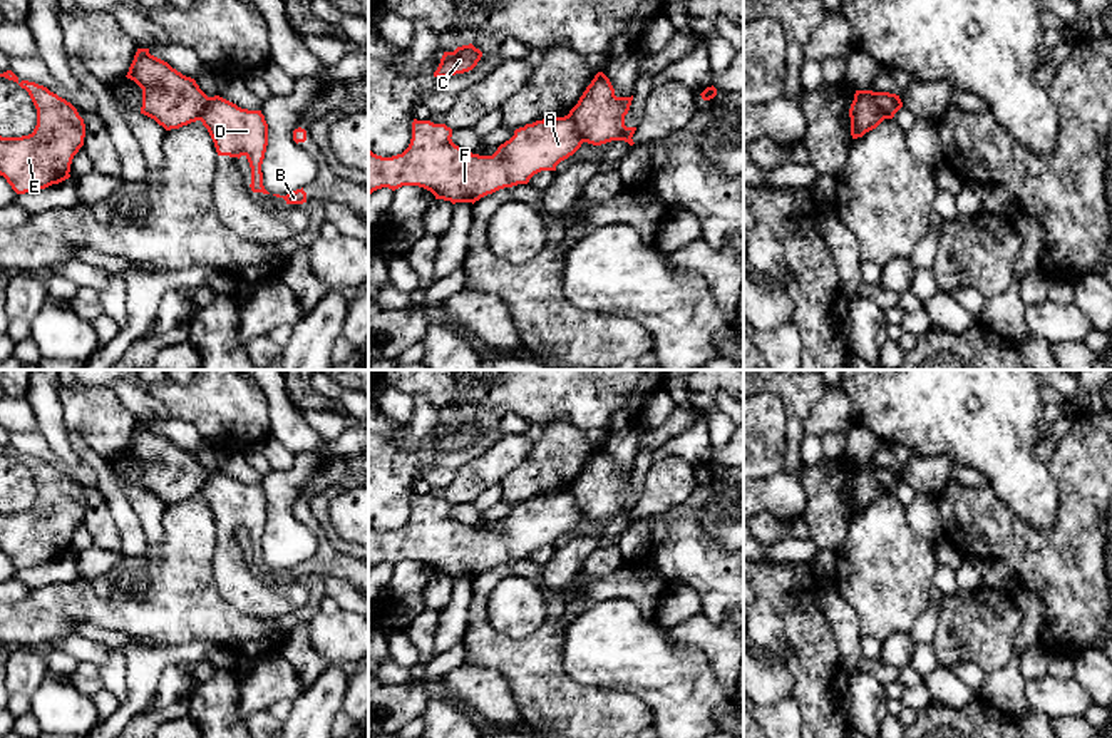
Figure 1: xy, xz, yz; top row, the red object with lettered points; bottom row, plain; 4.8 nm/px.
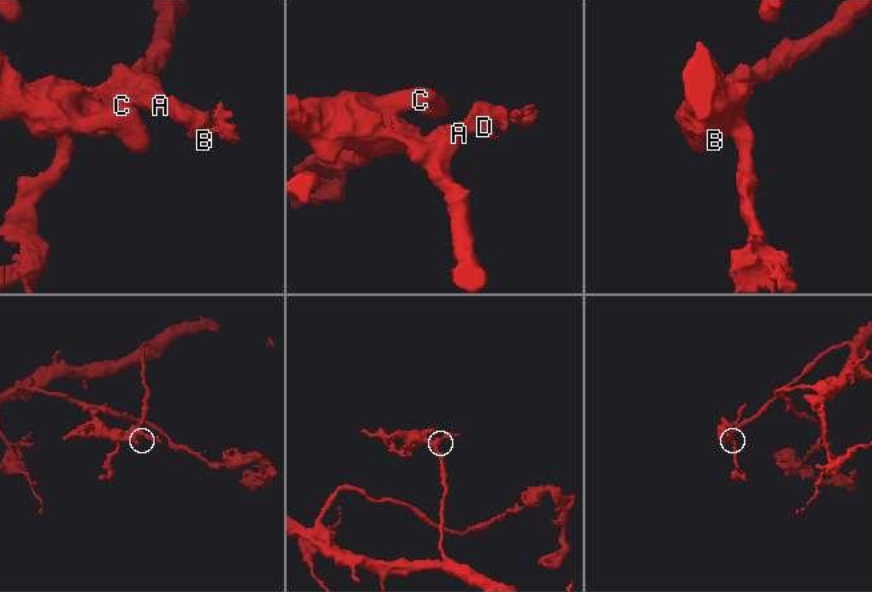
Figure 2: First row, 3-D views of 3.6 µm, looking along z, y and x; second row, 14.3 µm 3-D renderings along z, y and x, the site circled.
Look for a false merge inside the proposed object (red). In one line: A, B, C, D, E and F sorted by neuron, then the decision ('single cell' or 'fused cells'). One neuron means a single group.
A C E F / B D; fused cells

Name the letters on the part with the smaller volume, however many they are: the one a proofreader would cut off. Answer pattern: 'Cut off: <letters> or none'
Cut off: B, D

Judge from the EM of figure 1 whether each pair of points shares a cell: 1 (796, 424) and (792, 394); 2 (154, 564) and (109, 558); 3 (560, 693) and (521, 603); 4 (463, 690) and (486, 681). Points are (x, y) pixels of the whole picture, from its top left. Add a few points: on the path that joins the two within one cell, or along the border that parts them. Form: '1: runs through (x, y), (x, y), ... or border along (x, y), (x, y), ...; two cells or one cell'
1: runs through (796, 417), (796, 400); one cell
2: border along (128, 556), (106, 574); two cells
3: border along (545, 594), (545, 620), (528, 635), (494, 630); two cells
4: runs through (468, 685), (481, 685); one cell

